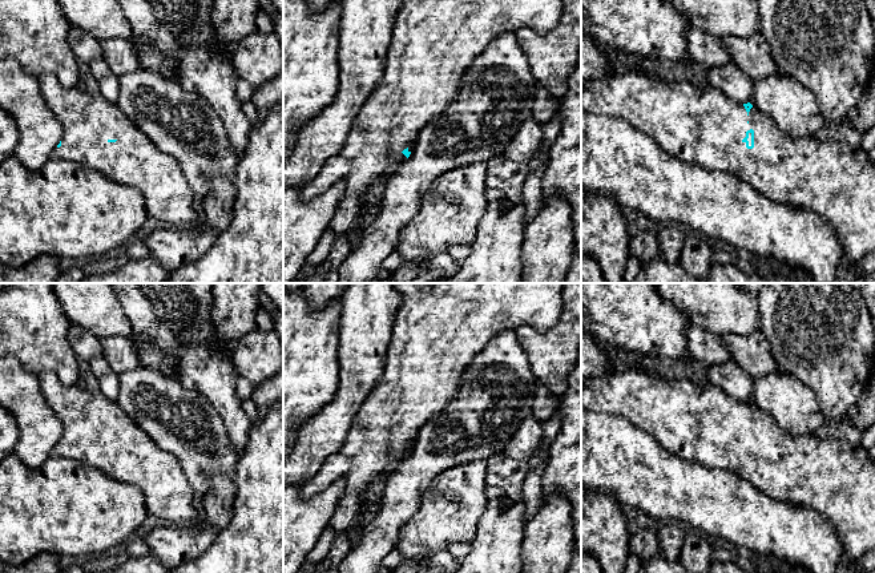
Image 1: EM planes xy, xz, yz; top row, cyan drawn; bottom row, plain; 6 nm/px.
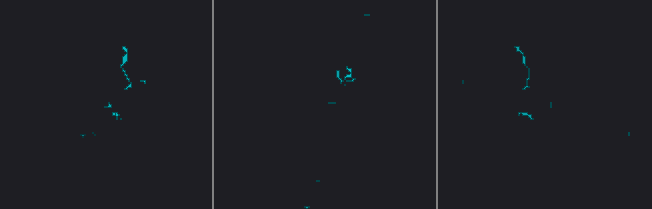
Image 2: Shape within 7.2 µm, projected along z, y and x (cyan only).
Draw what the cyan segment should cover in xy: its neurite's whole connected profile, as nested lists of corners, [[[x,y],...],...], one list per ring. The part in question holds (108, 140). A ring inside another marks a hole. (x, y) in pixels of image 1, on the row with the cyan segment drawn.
[[[53,73],[37,78],[45,104],[62,126],[62,140],[52,152],[52,158],[86,165],[106,179],[136,187],[145,198],[148,217],[173,227],[198,225],[193,206],[194,194],[178,161],[158,150],[116,104],[110,104],[101,94],[89,96],[76,86],[65,89]]]

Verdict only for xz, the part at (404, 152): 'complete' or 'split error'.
split error

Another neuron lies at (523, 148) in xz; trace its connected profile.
[[[533,118],[525,120],[516,136],[508,142],[503,156],[516,162],[531,164],[544,138],[543,125]]]

